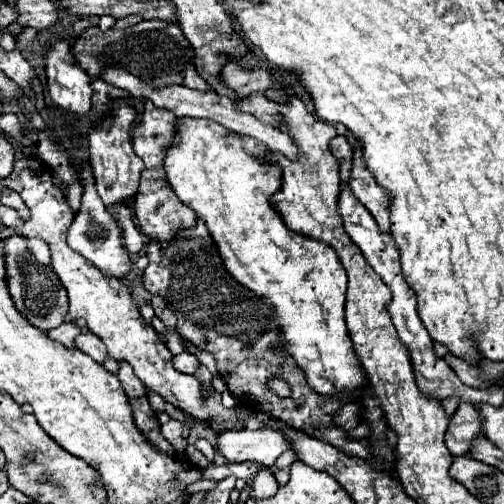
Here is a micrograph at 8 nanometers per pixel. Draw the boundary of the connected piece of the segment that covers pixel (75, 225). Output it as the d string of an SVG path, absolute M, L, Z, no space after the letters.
M80 168L78 180L84 186L84 194L82 194L80 208L74 216L74 222L68 228L68 244L76 252L80 252L84 258L92 260L92 264L98 270L102 270L104 274L114 276L114 278L122 278L132 268L128 250L122 246L122 230L120 230L118 222L114 220L114 216L100 202L100 196L96 192L96 182L94 182L94 172L90 168Z

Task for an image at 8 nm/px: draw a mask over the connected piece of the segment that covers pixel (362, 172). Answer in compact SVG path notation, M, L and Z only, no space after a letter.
M356 142L352 148L352 172L350 172L350 188L352 194L370 210L374 220L378 222L380 230L390 230L390 198L388 194L376 184L376 178L368 172L364 156L362 156L362 146Z

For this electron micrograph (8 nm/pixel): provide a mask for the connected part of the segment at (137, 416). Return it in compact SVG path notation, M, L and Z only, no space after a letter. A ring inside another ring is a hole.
M132 398L130 400L130 406L134 410L134 420L138 424L138 428L146 434L146 438L156 446L156 448L162 448L164 452L168 454L176 454L174 448L170 446L170 442L166 442L160 434L160 422L158 422L158 416L156 412L150 408L148 404L148 398Z

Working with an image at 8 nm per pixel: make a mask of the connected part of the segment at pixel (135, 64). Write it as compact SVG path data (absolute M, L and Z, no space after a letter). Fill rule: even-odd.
M144 20L126 30L98 30L98 26L90 26L86 34L80 34L74 42L76 62L94 78L100 76L102 64L130 70L132 74L152 80L164 74L178 74L184 72L190 64L194 64L194 50L186 36L182 34L176 22L162 22L162 20Z

